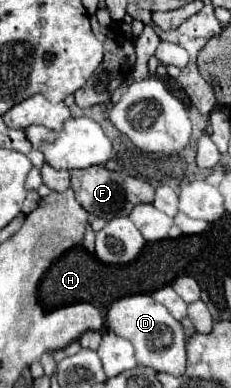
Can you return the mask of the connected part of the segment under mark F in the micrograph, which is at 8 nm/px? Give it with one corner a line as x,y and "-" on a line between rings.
102,165
70,171
70,177
72,177
72,189
76,193
76,201
88,213
92,213
104,221
110,221
110,219
120,217
120,215
128,215
132,211
132,207
136,207
140,203
152,203
152,199
154,199
154,187
148,181
110,171

